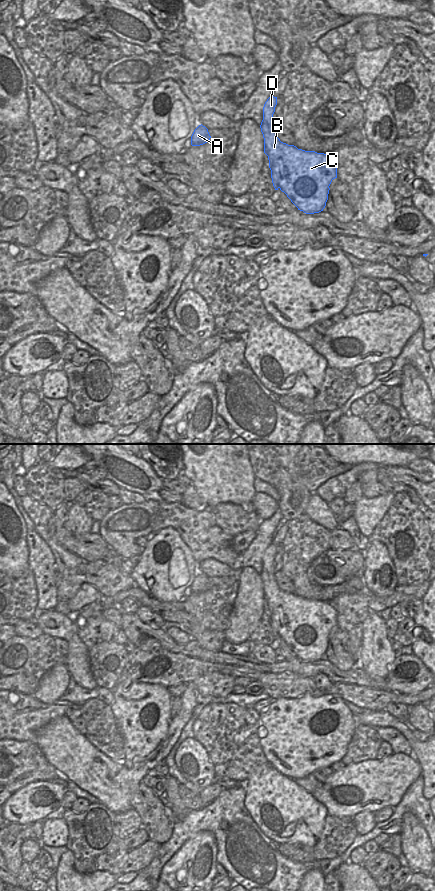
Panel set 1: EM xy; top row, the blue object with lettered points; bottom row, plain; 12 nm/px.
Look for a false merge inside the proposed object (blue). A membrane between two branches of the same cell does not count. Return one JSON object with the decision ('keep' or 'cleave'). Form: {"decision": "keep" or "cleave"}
{"decision": "keep"}

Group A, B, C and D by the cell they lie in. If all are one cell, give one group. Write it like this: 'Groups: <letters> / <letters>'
Groups: A B C D

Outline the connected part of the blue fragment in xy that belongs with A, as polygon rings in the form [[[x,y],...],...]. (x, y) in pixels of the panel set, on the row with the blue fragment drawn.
[[[202,124],[199,125],[193,132],[191,136],[191,145],[200,146],[207,143],[210,140],[211,136],[208,132],[208,129]]]

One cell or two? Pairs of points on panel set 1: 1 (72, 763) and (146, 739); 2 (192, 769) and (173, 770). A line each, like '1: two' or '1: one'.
1: two
2: two

